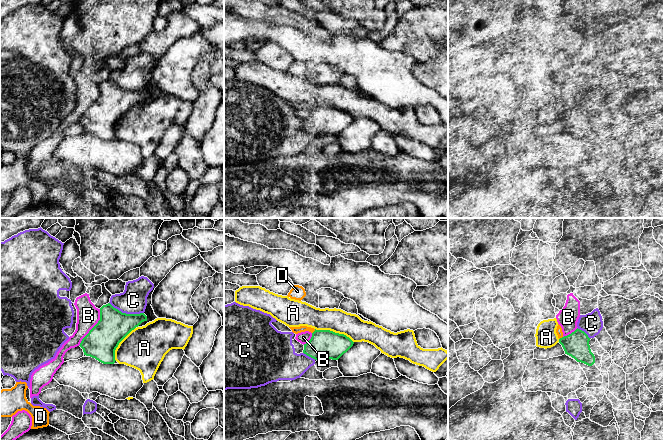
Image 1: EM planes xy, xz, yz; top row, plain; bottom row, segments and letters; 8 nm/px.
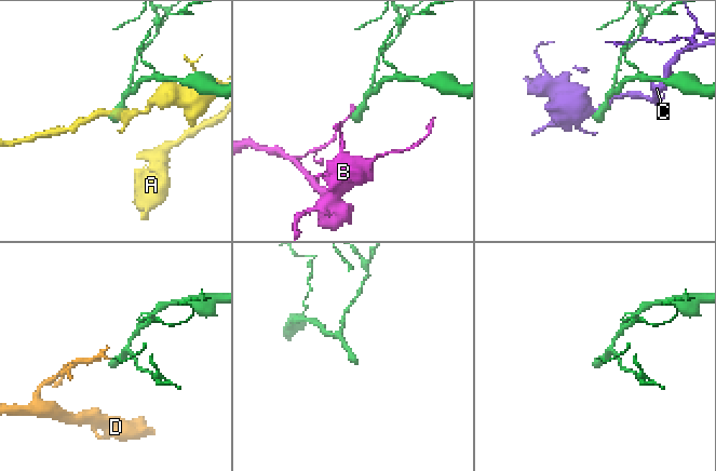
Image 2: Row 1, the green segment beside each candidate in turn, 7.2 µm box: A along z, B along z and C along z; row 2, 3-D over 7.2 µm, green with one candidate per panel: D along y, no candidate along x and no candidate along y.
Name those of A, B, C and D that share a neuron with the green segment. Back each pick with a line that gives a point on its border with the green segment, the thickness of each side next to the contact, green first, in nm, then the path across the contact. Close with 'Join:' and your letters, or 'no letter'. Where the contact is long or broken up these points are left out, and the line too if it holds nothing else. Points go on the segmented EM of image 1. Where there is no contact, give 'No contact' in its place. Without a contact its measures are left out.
Join: no letter

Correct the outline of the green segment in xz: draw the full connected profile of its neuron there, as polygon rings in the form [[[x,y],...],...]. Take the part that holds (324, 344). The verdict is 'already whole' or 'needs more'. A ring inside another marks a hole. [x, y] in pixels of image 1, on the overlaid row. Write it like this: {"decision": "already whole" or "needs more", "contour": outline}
{"decision": "already whole", "contour": [[[315,329],[311,339],[304,344],[303,353],[315,360],[338,360],[353,344],[344,334]]]}

